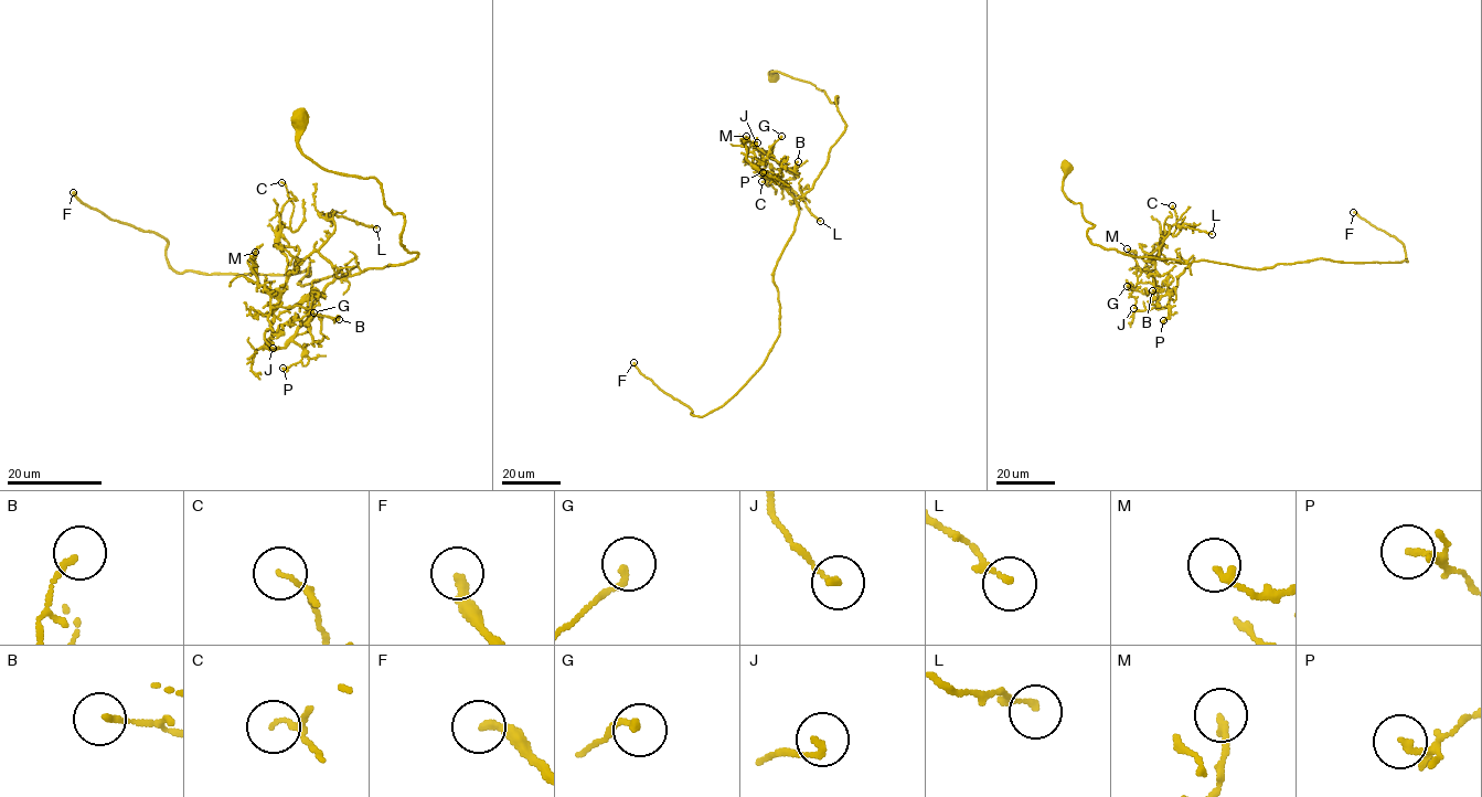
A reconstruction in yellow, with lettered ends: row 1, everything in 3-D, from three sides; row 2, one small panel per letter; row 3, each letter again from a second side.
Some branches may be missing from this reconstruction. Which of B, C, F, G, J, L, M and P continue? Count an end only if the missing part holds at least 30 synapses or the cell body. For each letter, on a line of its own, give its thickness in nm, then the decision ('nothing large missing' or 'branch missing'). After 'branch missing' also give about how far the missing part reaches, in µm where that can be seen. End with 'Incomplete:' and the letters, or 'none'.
B: 140 nm | nothing large missing
C: 80 nm | nothing large missing
F: 280 nm | branch missing | 250 µm
G: 190 nm | nothing large missing
J: 180 nm | nothing large missing
L: 170 nm | nothing large missing
M: 190 nm | nothing large missing
P: 130 nm | nothing large missing
Incomplete: F

